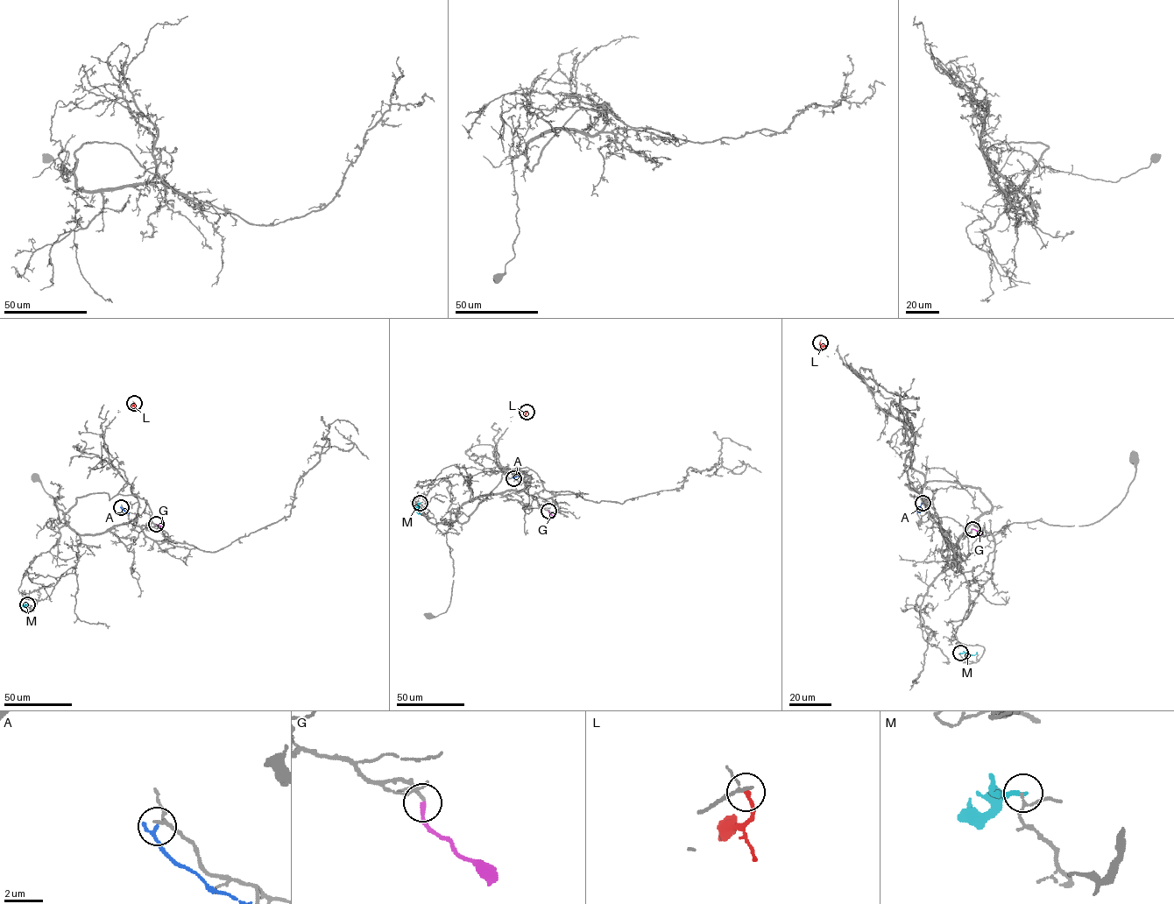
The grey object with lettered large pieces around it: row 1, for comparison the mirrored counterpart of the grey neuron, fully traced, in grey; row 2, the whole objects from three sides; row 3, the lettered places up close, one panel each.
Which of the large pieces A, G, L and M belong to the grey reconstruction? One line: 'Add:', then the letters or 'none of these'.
Add: G

